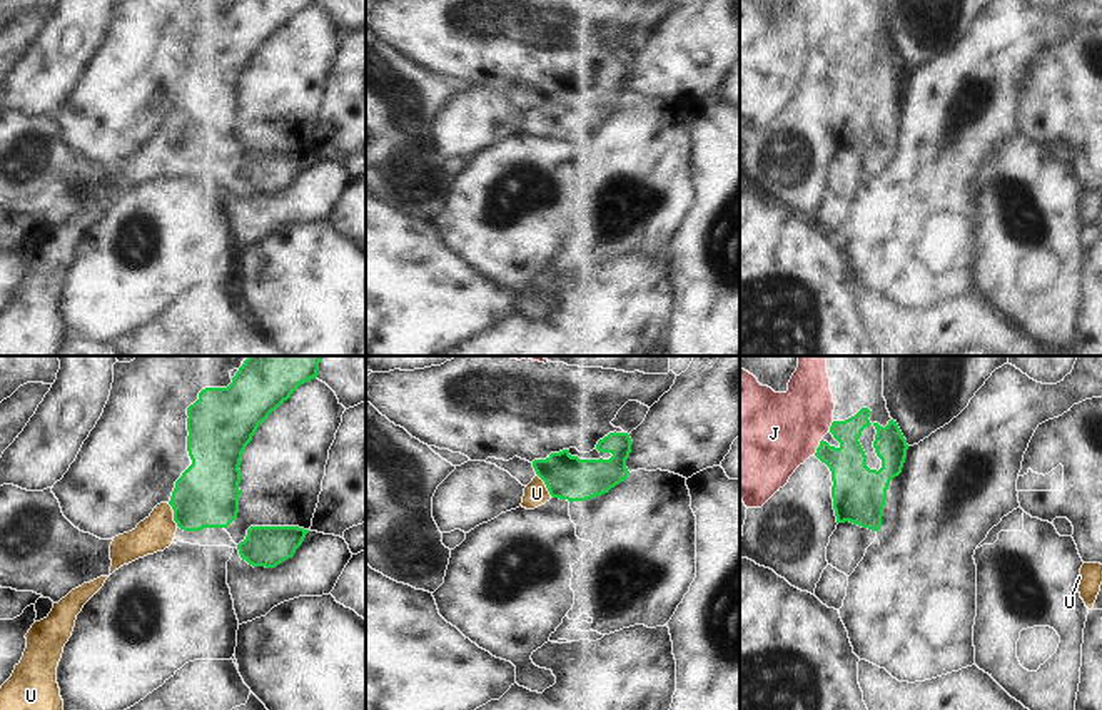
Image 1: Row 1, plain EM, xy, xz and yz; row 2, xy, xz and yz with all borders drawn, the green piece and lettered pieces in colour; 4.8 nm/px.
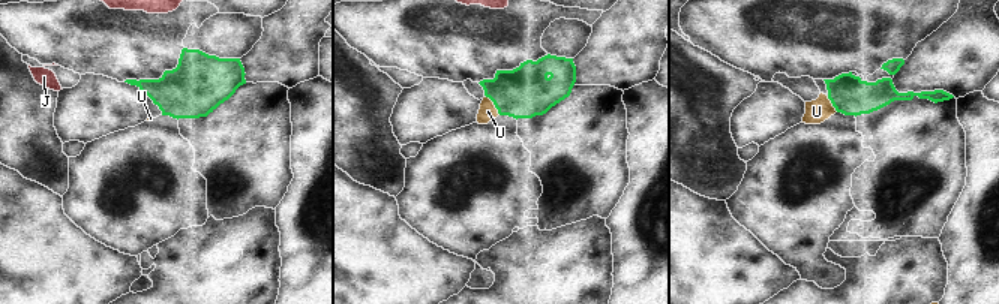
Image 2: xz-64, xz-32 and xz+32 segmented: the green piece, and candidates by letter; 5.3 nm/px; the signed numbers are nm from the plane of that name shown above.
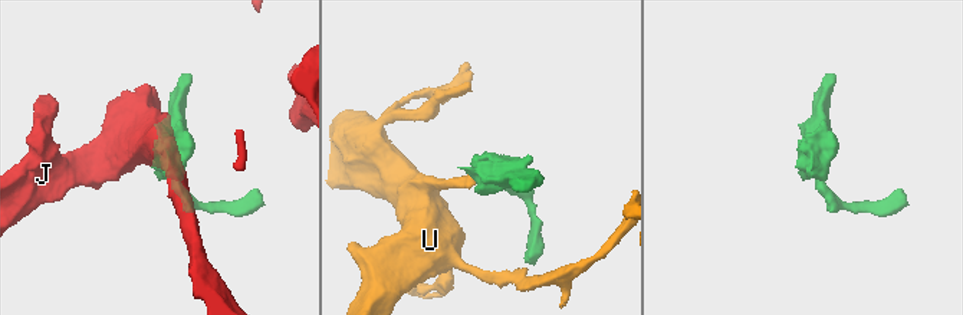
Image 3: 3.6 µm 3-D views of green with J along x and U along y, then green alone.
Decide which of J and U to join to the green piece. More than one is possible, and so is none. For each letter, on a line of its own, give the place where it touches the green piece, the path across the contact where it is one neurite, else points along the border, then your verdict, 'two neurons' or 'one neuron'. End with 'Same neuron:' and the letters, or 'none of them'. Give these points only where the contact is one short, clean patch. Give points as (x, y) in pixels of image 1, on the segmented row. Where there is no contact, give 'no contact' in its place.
J: contact yz (818, 446); border yz (822, 438), (813, 453); two neurons
U: contact xy (174, 515); way xy (206, 495), (191, 508), (174, 515), (156, 533); one neuron
Same neuron: U

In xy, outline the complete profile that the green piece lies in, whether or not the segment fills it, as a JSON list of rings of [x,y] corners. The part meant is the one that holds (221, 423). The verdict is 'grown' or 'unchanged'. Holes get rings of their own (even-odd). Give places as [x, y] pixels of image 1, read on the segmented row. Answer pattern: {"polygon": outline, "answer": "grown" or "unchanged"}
{"polygon": [[[249,356],[227,388],[205,388],[187,408],[192,464],[169,503],[110,545],[110,575],[164,551],[175,531],[227,528],[239,513],[240,459],[257,428],[304,383],[317,378],[321,356]]], "answer": "grown"}

